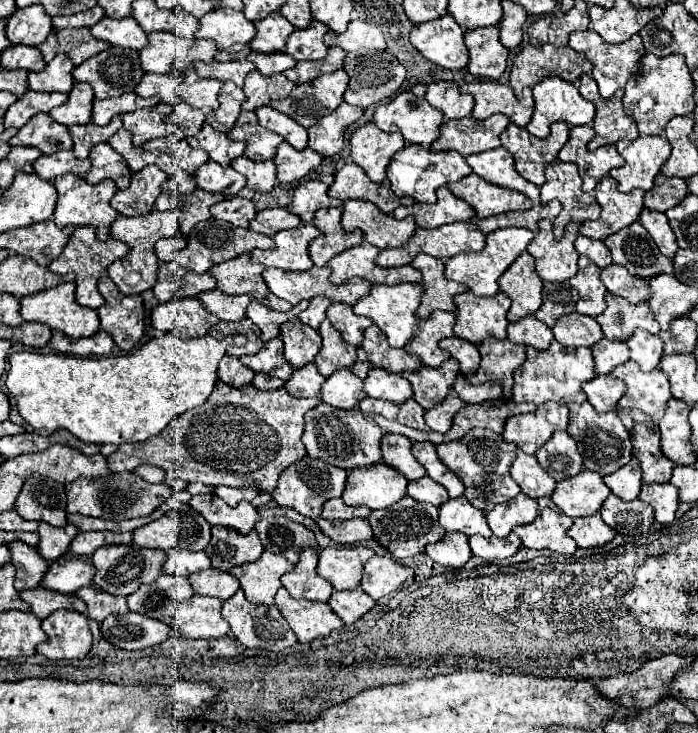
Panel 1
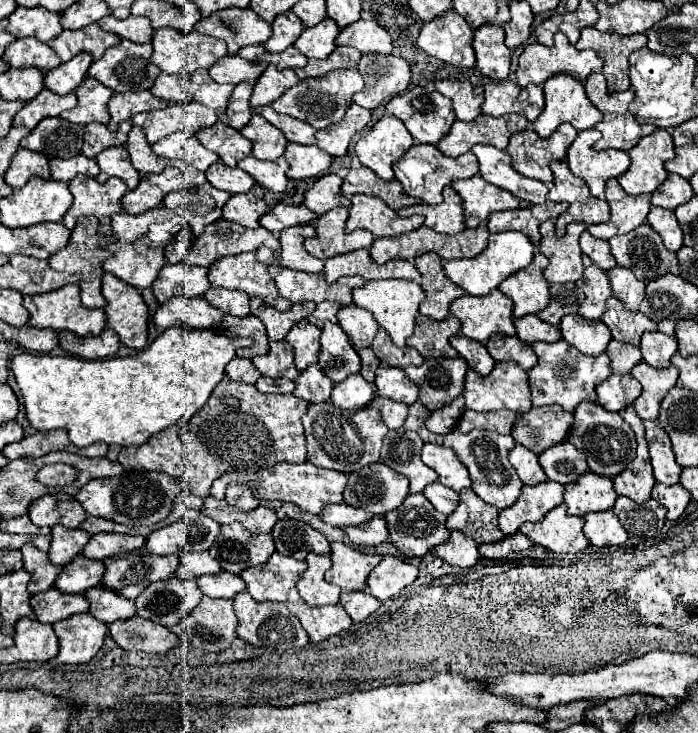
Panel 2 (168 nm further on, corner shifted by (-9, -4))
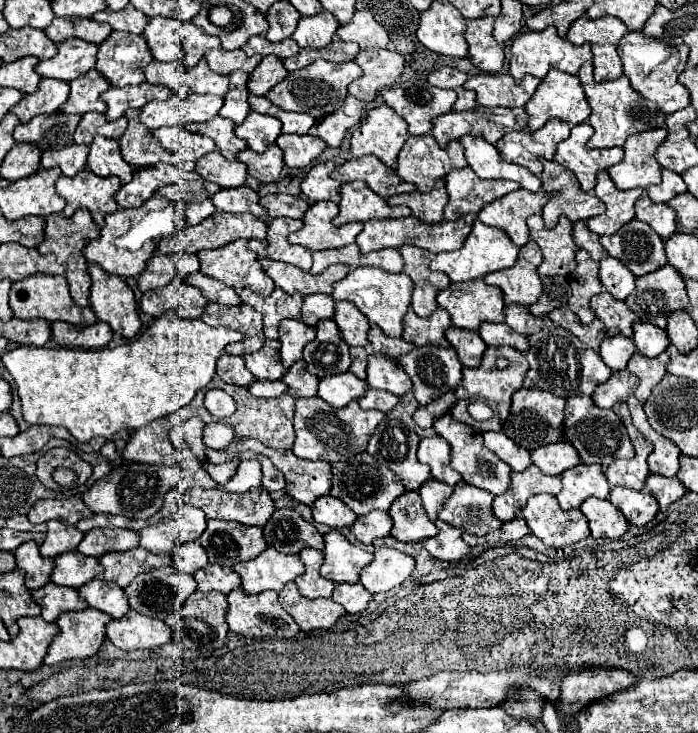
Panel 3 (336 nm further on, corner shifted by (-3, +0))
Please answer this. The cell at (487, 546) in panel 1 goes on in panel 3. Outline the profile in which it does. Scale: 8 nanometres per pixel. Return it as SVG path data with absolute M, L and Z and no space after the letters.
M512 519L512 521L502 523L502 527L500 527L498 531L488 533L488 535L484 535L484 537L476 537L476 535L464 533L464 541L466 541L468 545L482 545L482 543L506 545L506 543L510 543L510 541L514 541L514 539L520 539L520 537L528 535L528 533L530 533L530 529L528 529L526 521L522 521L522 519Z

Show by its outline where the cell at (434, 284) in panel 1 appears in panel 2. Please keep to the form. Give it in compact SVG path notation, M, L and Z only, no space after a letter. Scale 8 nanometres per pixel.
M424 253L416 257L414 265L422 275L422 289L426 293L426 301L420 303L420 313L436 321L446 319L450 315L450 303L462 297L464 289L448 281L442 259L436 253Z

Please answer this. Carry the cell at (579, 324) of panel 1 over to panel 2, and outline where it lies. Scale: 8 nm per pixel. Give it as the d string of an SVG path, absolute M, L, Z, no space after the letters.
M566 315L560 331L562 337L584 355L600 355L612 341L612 333L602 321L590 321L580 315Z

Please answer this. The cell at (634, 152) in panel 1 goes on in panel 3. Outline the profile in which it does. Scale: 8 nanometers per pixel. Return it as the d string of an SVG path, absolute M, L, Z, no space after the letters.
M652 129L630 135L624 145L624 159L614 167L608 167L608 175L614 185L626 189L646 189L660 181L660 165L654 159L656 149L664 143L666 129Z

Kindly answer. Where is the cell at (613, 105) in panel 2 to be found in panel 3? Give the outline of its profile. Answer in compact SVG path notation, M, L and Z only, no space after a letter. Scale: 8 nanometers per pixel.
M588 61L578 71L578 79L580 79L580 83L584 87L584 93L586 93L586 99L588 99L590 107L592 107L592 113L588 117L588 123L594 127L594 135L588 141L590 149L624 145L624 141L634 133L664 127L666 115L662 113L662 109L658 109L658 105L654 105L654 101L646 101L646 99L638 97L638 93L632 89L626 75L622 75L622 77L618 77L614 81L596 83L594 77L592 77L592 61Z

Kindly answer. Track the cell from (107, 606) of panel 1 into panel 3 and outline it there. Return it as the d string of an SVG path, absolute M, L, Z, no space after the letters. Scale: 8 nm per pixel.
M92 579L84 587L80 587L78 593L90 607L108 613L114 619L120 619L130 611L124 591L118 585L110 583L110 581Z

